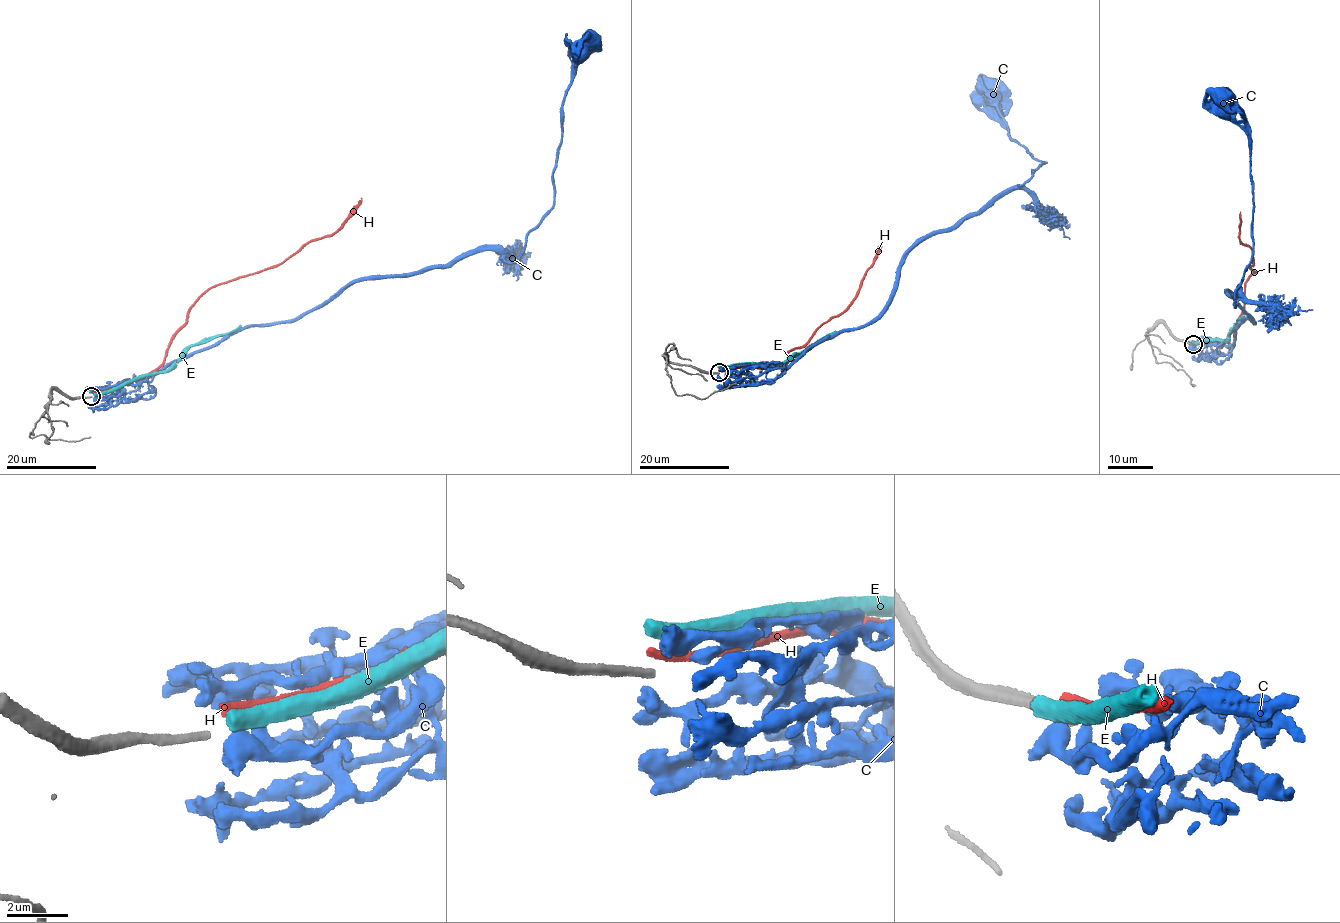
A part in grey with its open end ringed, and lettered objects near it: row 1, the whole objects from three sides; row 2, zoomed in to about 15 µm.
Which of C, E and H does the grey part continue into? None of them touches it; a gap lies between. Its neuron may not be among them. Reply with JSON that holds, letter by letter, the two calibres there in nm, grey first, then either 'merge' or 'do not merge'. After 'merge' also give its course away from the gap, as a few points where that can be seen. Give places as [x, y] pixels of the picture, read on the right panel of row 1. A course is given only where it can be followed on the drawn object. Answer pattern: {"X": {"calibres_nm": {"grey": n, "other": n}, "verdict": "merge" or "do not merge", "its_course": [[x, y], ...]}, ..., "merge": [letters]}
{"C": {"calibres_nm": {"grey": 280, "other": 480}, "verdict": "do not merge"}, "E": {"calibres_nm": {"grey": 280, "other": 500}, "verdict": "do not merge"}, "H": {"calibres_nm": {"grey": 280, "other": 320}, "verdict": "merge", "its_course": [[1192, 342], [1227, 340], [1236, 328], [1255, 273], [1252, 251], [1238, 238], [1240, 212]]}, "merge": ["H"]}

